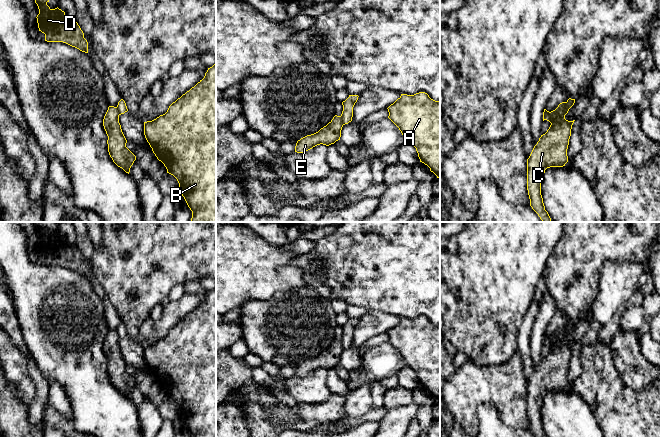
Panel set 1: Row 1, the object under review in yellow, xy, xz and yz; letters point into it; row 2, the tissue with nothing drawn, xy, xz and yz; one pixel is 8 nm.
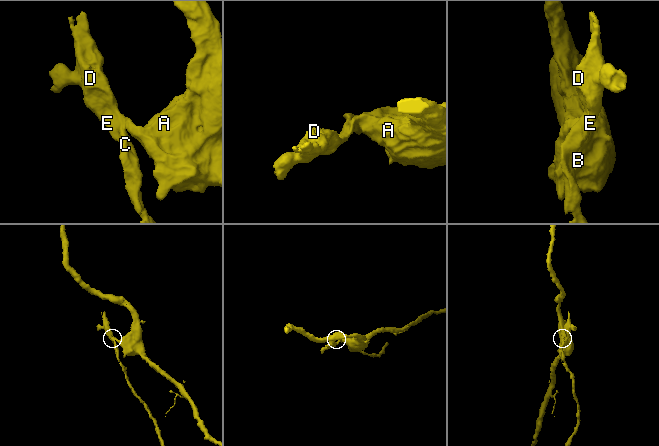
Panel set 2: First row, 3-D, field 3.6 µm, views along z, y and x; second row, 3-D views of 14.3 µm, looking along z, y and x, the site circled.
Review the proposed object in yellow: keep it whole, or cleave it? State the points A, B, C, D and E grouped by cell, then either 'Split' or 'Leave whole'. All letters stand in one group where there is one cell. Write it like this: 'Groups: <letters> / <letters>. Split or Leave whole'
Groups: A B / C D E. Split

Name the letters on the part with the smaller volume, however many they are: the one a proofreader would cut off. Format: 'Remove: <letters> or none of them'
Remove: C, D, E

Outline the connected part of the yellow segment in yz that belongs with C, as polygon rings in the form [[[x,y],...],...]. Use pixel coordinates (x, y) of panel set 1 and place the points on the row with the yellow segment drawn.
[[[575,99],[567,100],[566,109],[551,123],[547,132],[541,135],[527,159],[527,190],[530,206],[542,222],[551,221],[541,195],[543,175],[547,168],[563,167],[568,162],[567,149],[575,120],[568,121],[565,115],[574,103]]]

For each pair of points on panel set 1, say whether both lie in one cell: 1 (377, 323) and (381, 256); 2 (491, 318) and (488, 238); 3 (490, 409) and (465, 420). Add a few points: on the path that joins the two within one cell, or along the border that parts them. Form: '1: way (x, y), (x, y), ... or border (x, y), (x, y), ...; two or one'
1: border (367, 310), (381, 310), (400, 318); two
2: way (488, 298), (488, 258); one
3: border (492, 402), (486, 402), (477, 407), (478, 426); two

